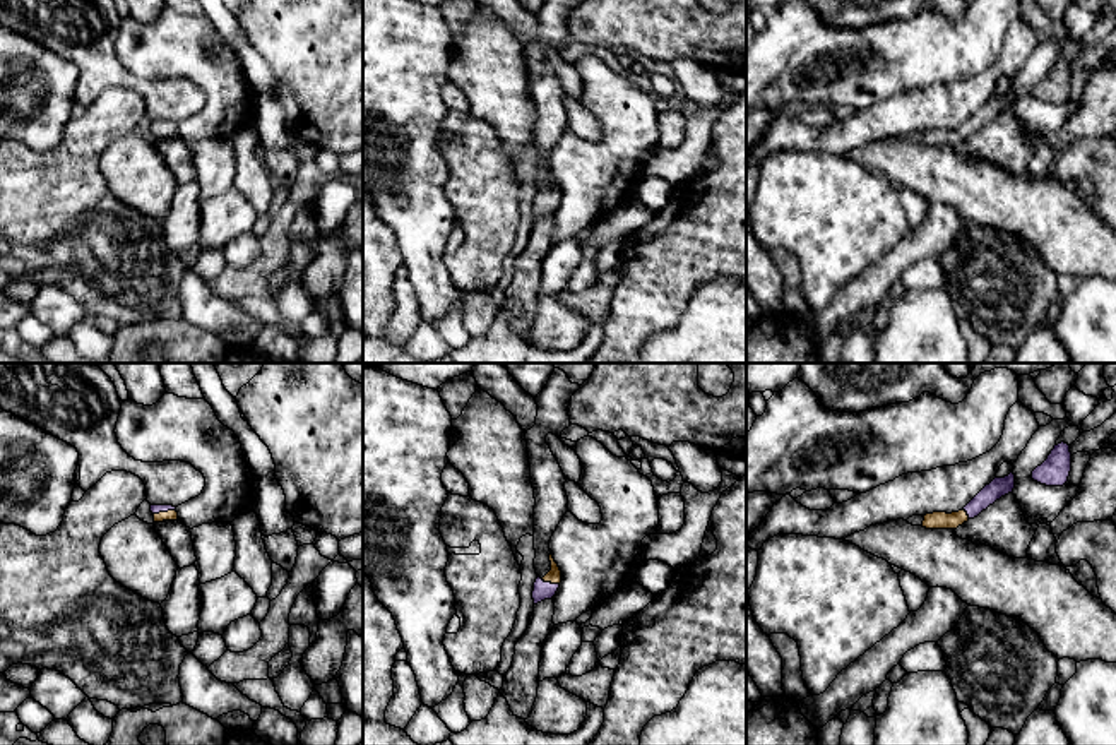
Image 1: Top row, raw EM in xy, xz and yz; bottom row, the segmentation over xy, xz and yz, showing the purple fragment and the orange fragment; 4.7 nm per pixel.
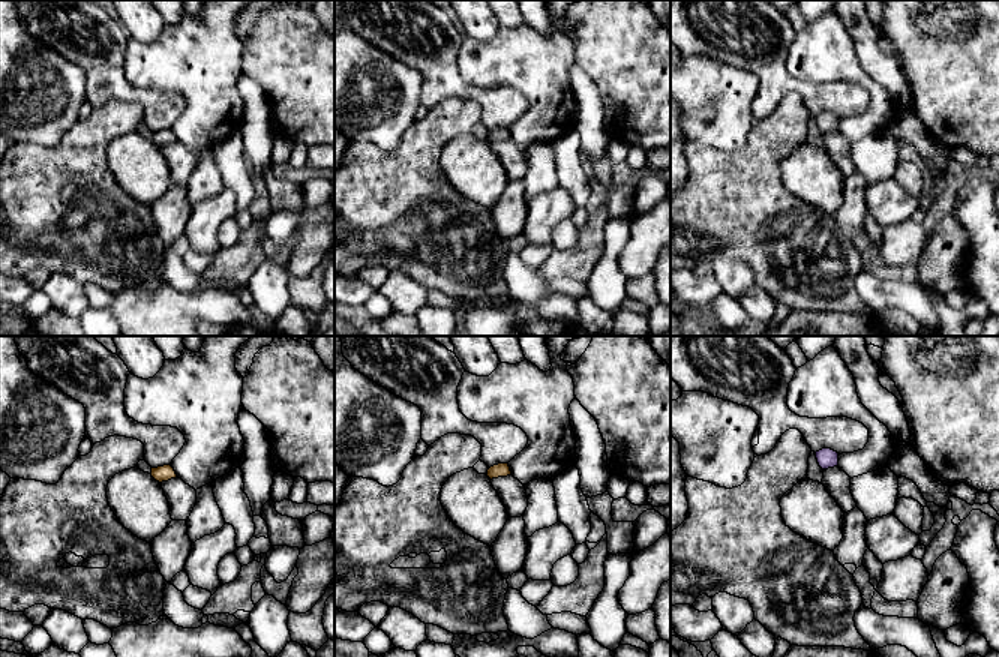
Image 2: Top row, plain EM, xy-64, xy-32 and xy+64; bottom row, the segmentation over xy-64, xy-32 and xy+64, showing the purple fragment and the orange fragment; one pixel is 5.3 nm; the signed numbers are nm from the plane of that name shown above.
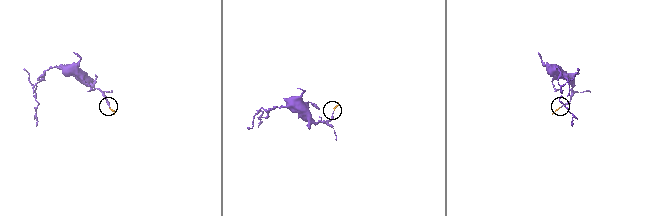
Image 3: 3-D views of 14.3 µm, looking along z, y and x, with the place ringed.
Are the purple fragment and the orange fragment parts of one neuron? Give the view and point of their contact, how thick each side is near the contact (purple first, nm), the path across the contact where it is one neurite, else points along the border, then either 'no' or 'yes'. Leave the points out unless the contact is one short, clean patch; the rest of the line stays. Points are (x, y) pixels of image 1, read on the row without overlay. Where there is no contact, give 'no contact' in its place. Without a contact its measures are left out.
xz (550, 199) | 80/70 nm | across xz (543, 206), (550, 199), (553, 192) | yes

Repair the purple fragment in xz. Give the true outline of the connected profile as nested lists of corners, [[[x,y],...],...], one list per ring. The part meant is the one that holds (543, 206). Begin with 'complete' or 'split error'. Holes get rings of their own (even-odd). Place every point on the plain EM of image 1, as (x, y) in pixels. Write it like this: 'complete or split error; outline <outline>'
split error; outline [[[549,170],[549,178],[551,178],[551,187],[543,195],[537,194],[534,199],[534,207],[532,207],[534,221],[544,216],[551,216],[560,204],[561,187],[551,170]]]

